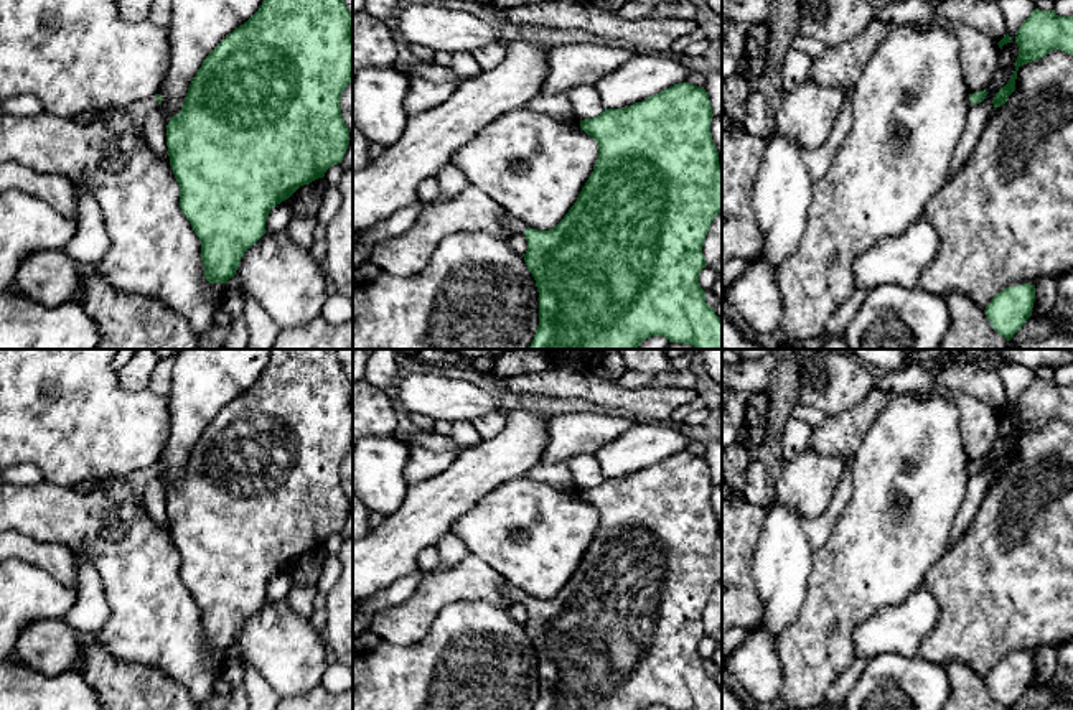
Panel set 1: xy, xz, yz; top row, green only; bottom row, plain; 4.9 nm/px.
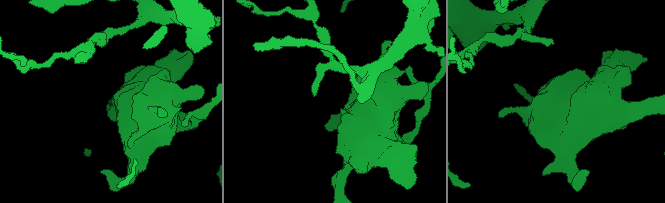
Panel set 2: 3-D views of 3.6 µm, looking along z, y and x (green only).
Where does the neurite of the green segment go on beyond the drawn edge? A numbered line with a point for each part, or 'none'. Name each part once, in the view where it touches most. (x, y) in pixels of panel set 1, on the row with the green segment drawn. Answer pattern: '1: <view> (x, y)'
1: xy (137, 112)

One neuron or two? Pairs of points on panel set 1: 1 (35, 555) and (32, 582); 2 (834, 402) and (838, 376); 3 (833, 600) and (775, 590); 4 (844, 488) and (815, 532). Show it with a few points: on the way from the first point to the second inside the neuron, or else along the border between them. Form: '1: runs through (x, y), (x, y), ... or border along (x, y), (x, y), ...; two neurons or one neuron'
1: border along (17, 557), (42, 567), (66, 585); two neurons
2: runs through (834, 396), (834, 383); one neuron
3: border along (813, 557), (803, 607), (798, 616), (785, 628); two neurons
4: runs through (839, 499), (826, 521); one neuron

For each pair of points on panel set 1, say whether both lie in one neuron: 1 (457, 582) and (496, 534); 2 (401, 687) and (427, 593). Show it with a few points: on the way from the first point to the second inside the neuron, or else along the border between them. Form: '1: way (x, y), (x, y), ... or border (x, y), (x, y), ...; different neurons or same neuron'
1: border (468, 552), (480, 557), (506, 580); different neurons
2: border (422, 638), (406, 646), (383, 641); different neurons

